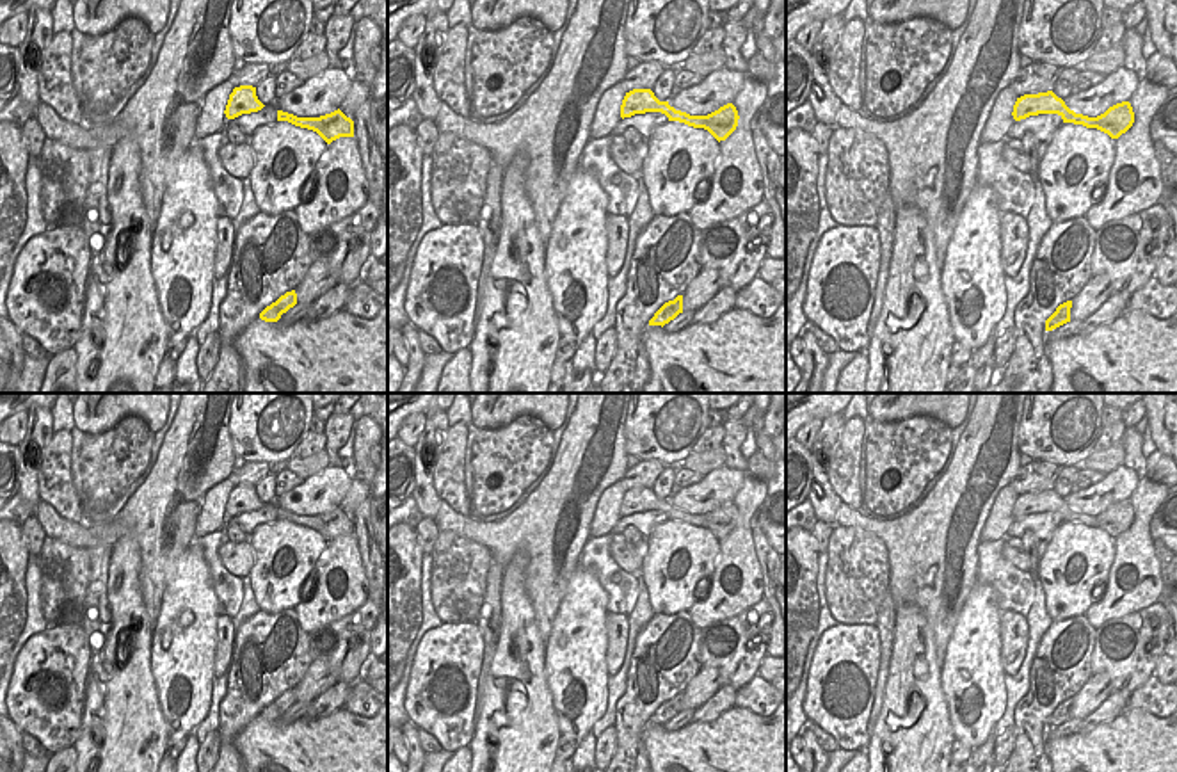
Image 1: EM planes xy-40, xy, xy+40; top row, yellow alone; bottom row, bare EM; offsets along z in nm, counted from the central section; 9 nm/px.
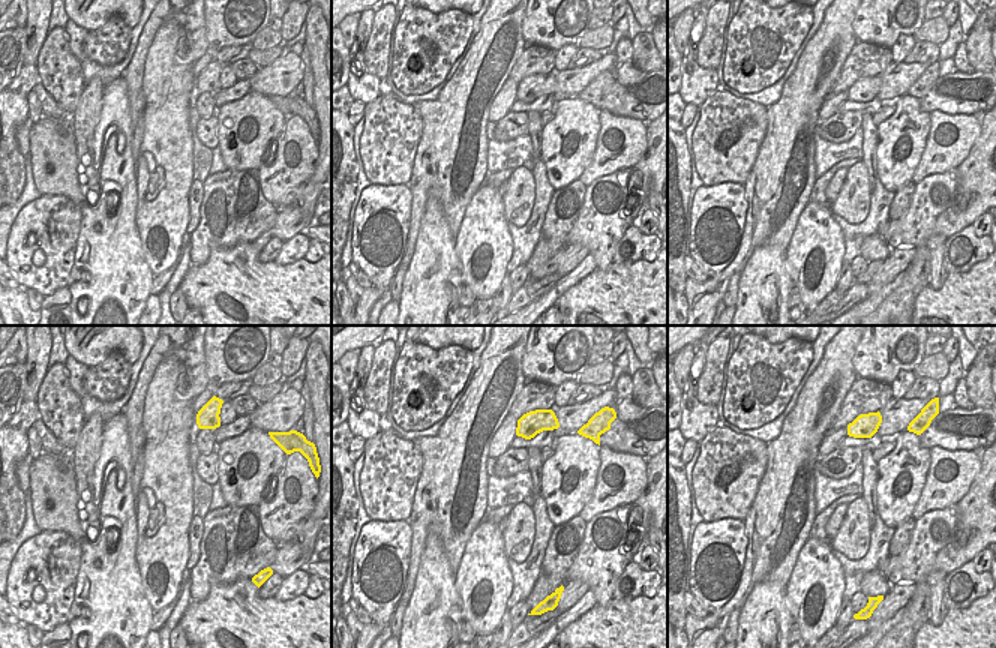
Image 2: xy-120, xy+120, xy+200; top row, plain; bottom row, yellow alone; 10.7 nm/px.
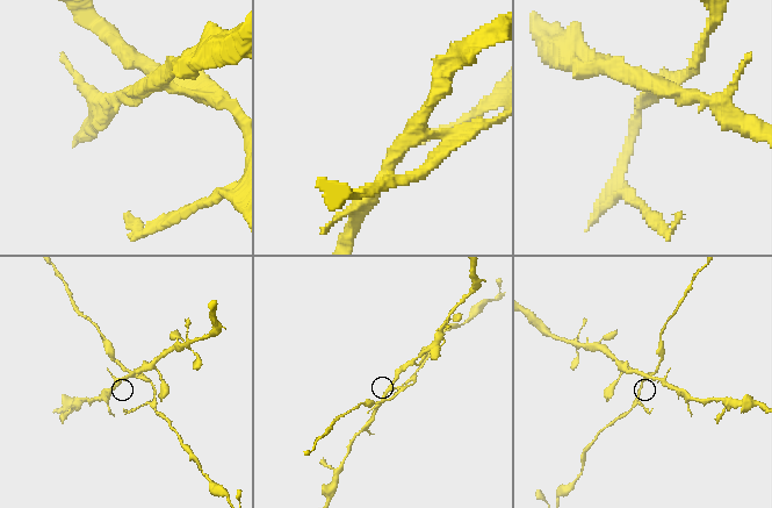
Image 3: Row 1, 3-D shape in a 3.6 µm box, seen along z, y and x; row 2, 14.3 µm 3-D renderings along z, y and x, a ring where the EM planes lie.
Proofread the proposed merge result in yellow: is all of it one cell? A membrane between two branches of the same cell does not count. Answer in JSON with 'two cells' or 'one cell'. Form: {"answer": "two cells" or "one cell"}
{"answer": "two cells"}

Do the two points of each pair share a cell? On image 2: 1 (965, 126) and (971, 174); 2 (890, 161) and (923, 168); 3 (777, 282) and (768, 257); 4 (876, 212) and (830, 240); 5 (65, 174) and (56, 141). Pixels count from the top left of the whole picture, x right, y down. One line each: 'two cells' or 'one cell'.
1: two cells
2: two cells
3: one cell
4: two cells
5: one cell

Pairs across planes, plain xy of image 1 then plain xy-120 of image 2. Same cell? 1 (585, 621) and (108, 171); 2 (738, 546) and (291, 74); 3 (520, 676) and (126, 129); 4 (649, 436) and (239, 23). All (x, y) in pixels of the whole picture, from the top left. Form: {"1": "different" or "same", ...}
{"1": "different", "2": "different", "3": "same", "4": "same"}

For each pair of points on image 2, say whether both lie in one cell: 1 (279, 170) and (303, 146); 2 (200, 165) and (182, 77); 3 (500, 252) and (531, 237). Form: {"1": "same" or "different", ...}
{"1": "same", "2": "different", "3": "different"}

